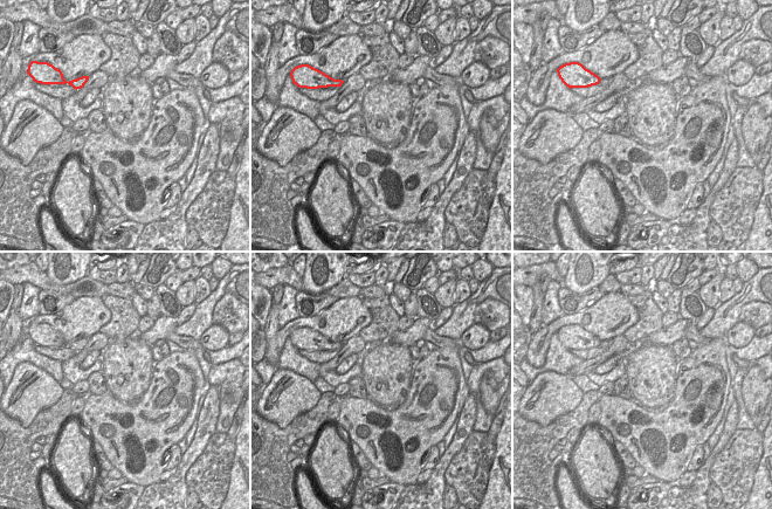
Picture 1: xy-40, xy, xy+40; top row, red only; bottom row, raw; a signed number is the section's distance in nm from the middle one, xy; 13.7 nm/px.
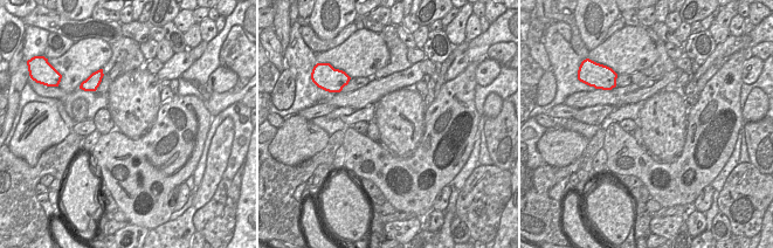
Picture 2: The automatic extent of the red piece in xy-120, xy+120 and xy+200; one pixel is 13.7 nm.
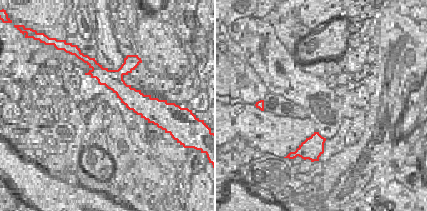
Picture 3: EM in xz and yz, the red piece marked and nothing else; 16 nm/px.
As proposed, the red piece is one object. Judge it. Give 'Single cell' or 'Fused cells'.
Single cell

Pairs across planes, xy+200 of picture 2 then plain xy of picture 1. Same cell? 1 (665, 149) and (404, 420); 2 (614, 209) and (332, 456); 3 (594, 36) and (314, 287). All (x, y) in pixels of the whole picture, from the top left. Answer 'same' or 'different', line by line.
1: different
2: same
3: same

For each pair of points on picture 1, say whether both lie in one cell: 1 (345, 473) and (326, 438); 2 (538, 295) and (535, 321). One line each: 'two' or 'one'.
1: one
2: one

